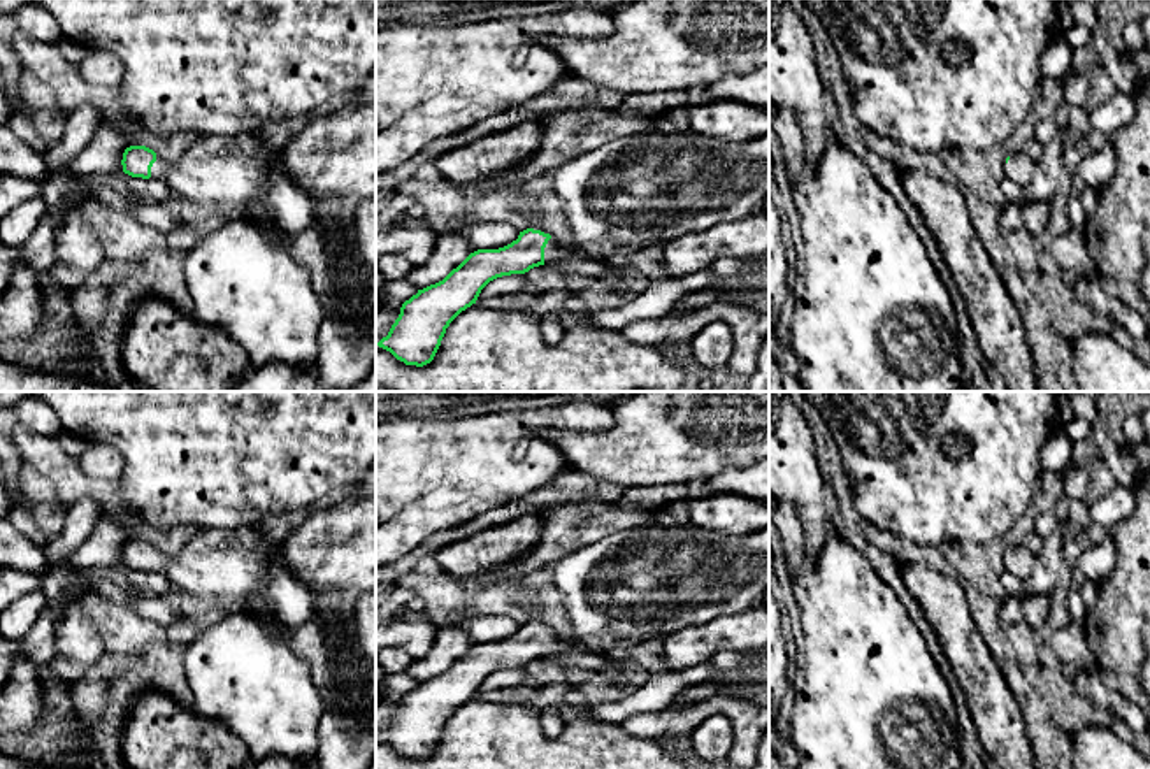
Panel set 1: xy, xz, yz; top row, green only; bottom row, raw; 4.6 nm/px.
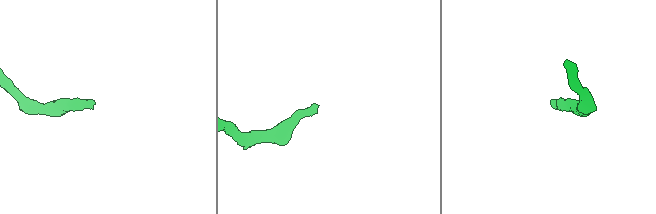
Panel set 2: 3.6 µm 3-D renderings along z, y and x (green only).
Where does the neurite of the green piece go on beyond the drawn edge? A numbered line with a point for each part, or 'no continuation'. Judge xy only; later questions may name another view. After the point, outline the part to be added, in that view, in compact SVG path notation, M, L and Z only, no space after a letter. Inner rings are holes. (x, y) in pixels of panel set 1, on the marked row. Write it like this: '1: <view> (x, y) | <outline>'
1: xy (227, 174) | M258 132L200 135L177 162L165 162L156 155L151 179L163 181L195 211L212 211L221 216L246 214L255 202L262 202L279 228L298 234L314 219L316 198L284 170L281 149L269 149Z

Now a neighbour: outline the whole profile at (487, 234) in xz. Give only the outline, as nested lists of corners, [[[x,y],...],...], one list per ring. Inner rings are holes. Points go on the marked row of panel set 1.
[[[472,221],[464,228],[464,237],[472,249],[499,249],[518,239],[520,230],[511,223],[500,221]]]

